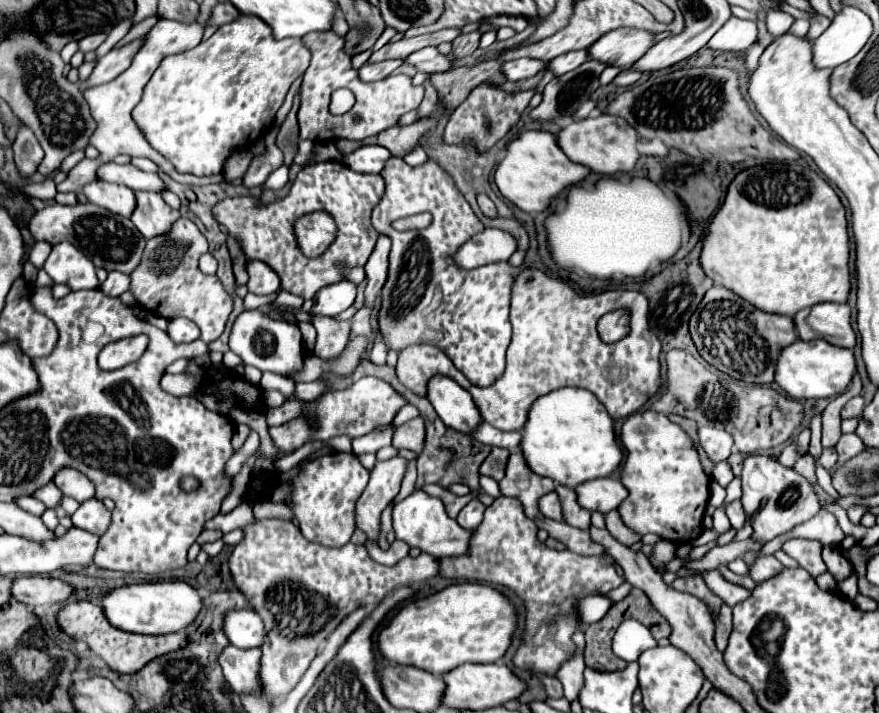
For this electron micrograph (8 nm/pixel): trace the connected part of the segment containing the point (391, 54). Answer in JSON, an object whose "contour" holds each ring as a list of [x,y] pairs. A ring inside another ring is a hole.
{"contour":[[[441,29],[437,33],[427,33],[427,35],[419,35],[419,37],[411,37],[411,39],[397,39],[397,41],[383,45],[379,51],[375,51],[369,61],[375,63],[375,61],[383,61],[383,59],[407,59],[413,51],[419,51],[429,45],[437,47],[439,43],[453,41],[459,35],[461,35],[461,29]]]}

